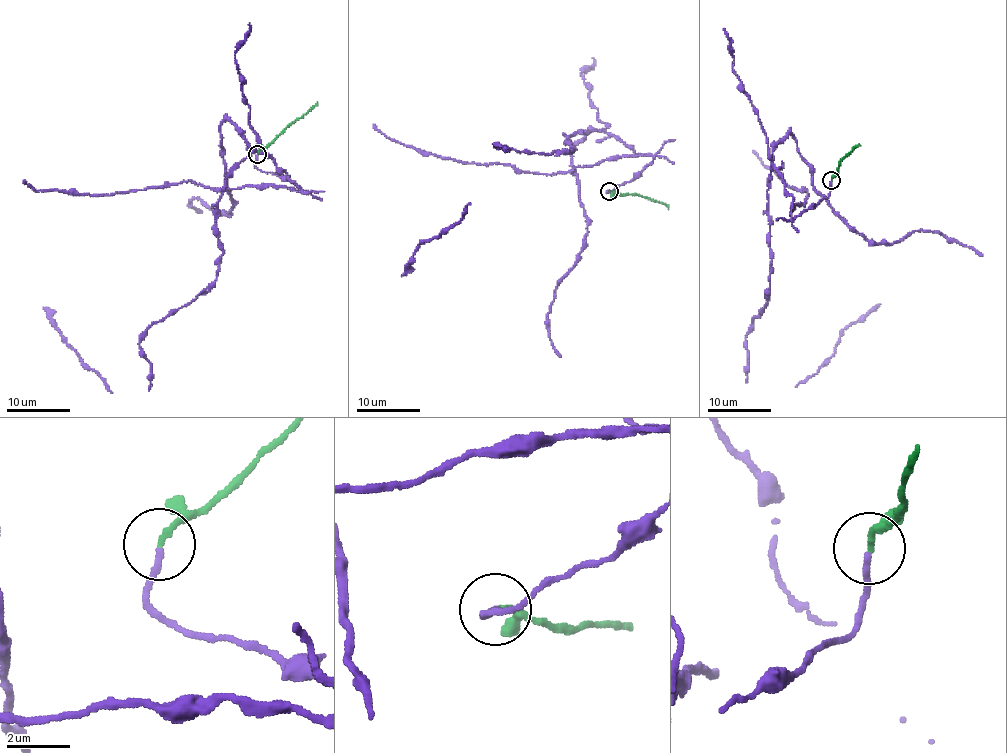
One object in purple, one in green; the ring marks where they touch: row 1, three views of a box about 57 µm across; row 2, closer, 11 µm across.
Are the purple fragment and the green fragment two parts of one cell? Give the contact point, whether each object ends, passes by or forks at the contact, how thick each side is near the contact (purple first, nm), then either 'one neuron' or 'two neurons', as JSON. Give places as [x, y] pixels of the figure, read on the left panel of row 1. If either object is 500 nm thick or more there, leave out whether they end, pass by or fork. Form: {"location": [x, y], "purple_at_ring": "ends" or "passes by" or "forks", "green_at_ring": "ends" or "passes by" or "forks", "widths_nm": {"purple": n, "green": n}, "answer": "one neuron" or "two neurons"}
{"location": [257, 154], "purple_at_ring": "ends", "green_at_ring": "ends", "widths_nm": {"purple": 200, "green": 180}, "answer": "two neurons"}

